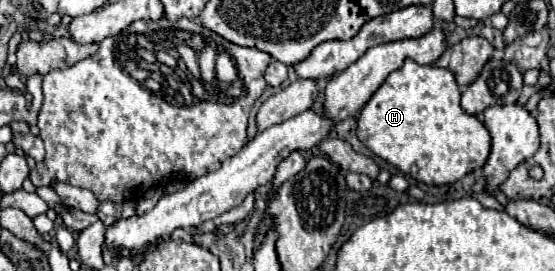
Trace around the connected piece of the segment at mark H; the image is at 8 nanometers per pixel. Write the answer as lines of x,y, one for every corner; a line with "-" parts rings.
406,60
400,70
394,70
384,84
372,94
358,114
358,138
380,158
402,170
404,174
432,184
454,184
468,172
482,168
490,154
490,134
474,114
466,114
460,106
460,90
450,70
436,66
422,66

